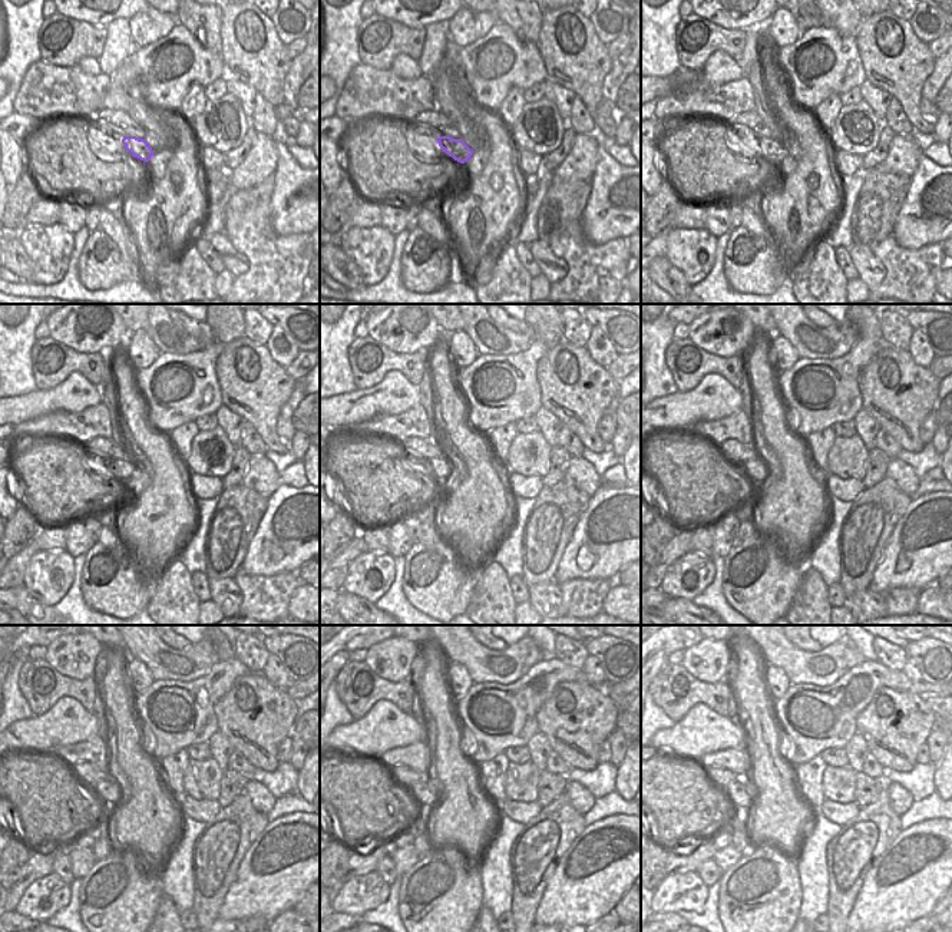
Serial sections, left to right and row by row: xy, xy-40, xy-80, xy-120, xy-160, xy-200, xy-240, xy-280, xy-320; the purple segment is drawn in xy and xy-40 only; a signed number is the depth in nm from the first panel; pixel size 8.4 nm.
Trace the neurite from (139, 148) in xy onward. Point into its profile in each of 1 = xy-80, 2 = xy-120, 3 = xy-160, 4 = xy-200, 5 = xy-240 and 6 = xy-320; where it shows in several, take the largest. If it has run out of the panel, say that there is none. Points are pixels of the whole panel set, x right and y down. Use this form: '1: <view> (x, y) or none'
1: xy-80 (769, 148)
2: xy-120 (125, 469)
3: xy-160 (439, 466)
4: xy-200 (756, 469)
5: xy-240 (108, 790)
6: xy-320 (743, 793)

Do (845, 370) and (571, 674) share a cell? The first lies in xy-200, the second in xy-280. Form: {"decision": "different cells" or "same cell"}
{"decision": "same cell"}

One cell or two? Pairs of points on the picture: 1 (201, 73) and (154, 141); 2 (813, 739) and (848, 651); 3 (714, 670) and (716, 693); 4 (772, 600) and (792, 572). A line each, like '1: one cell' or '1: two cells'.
1: one cell
2: two cells
3: two cells
4: one cell

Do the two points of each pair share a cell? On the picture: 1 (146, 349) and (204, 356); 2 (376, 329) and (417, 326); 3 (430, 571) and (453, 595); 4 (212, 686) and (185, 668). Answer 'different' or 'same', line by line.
1: different
2: same
3: same
4: different

